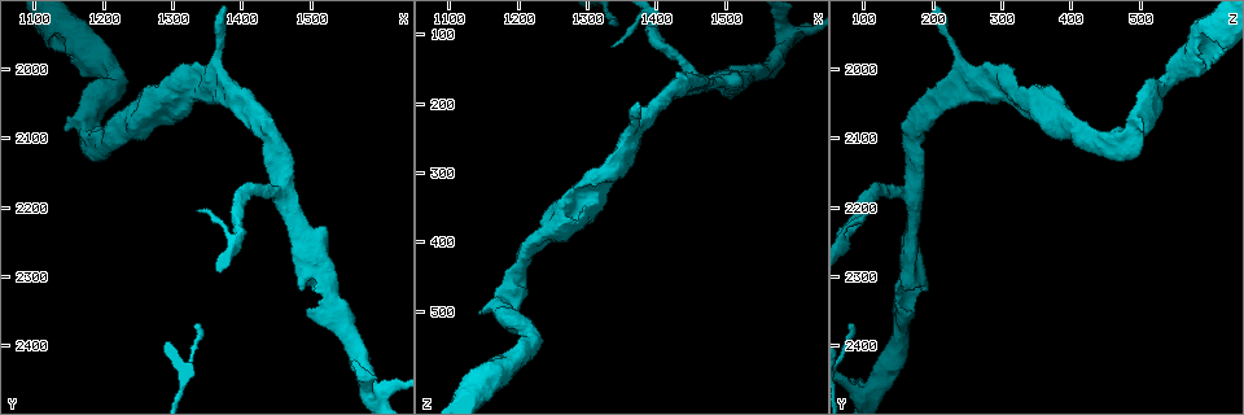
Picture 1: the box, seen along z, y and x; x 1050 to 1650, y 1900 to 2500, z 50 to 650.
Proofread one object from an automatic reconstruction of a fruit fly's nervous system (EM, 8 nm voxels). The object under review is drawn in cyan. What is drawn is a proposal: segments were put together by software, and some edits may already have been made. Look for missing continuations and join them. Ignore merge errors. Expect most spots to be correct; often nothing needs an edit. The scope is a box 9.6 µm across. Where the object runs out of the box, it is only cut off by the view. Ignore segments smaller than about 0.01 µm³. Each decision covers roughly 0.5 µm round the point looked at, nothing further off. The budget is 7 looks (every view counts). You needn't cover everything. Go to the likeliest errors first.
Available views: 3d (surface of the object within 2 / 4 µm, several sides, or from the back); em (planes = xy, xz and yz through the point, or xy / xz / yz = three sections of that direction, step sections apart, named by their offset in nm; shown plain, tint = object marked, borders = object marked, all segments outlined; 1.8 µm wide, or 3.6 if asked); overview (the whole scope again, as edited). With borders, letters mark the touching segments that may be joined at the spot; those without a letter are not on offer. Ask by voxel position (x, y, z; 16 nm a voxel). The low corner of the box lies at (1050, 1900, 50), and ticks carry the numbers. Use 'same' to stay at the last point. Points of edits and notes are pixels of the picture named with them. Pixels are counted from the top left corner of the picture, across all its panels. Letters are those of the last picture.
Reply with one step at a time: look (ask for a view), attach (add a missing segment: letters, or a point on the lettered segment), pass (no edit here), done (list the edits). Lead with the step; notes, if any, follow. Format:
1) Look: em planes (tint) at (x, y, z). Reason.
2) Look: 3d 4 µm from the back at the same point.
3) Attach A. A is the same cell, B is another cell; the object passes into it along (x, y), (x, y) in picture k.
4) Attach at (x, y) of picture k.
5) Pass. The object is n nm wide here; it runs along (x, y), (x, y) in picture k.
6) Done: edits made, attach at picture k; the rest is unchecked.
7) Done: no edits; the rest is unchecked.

Look: em xz step 4 (plain) at (1145, 2090, 505). An open end.

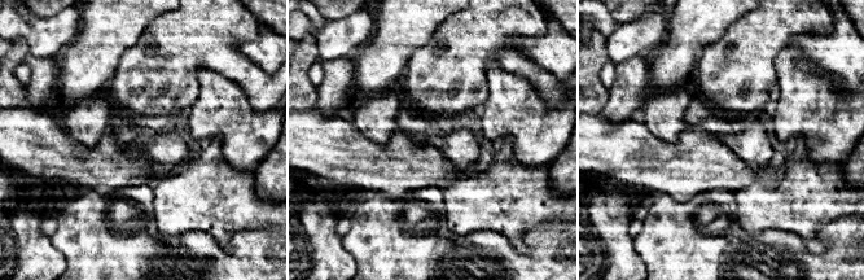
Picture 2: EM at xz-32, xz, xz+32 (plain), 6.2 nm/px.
Look: em xz step 4 (tint) at the same point.

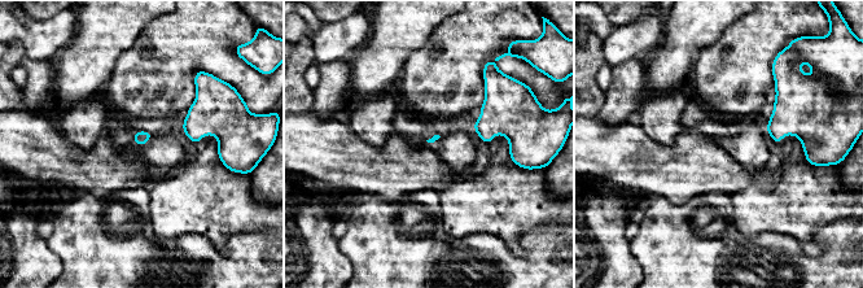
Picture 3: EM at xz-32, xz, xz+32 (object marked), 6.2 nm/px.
Look: em xz step 4 (borders) at the same point. See the neighbours.

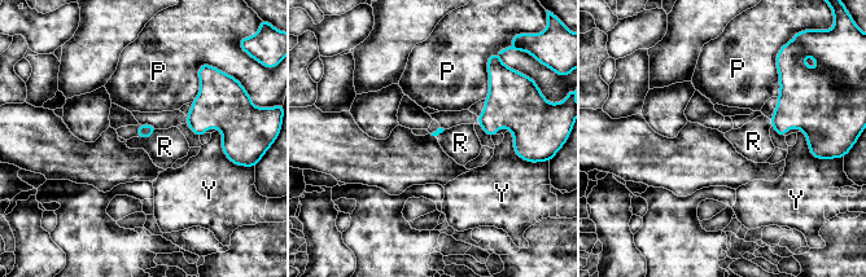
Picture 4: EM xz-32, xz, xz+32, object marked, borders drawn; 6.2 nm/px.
Pass. P, R and Y are other cells; a border runs along (157, 130), (147, 137), (138, 137) in picture 4; none of them fits.

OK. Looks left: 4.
Look: em planes (tint) at (1335, 2210, 120). Branch stops here.

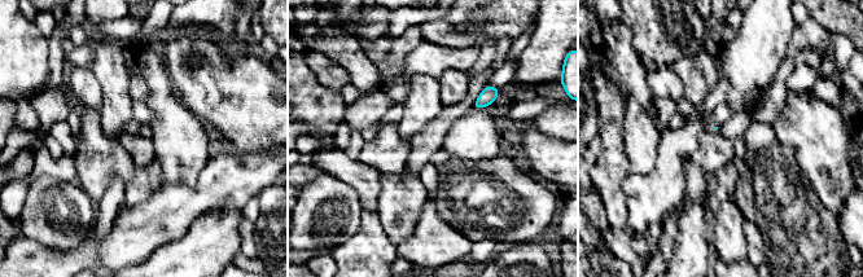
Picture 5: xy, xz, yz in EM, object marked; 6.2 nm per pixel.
Look: em planes (borders) at the same point. What lies round it.

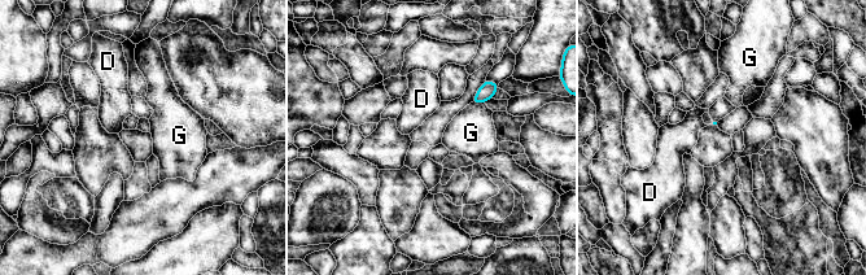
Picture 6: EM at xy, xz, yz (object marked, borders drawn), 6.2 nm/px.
Pass. D and G are other cells; a border runs along (472, 101), (484, 103) in picture 6; none of them fits.

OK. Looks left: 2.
Done: no edits; the rest is unchecked.

